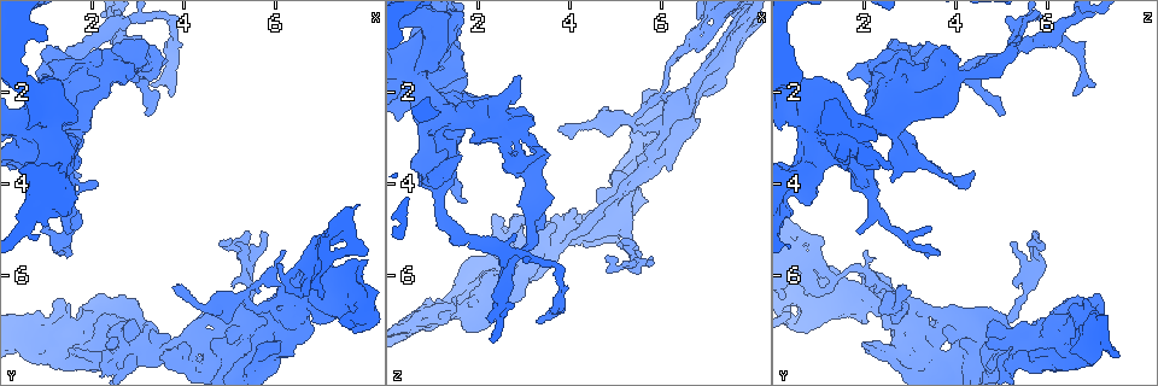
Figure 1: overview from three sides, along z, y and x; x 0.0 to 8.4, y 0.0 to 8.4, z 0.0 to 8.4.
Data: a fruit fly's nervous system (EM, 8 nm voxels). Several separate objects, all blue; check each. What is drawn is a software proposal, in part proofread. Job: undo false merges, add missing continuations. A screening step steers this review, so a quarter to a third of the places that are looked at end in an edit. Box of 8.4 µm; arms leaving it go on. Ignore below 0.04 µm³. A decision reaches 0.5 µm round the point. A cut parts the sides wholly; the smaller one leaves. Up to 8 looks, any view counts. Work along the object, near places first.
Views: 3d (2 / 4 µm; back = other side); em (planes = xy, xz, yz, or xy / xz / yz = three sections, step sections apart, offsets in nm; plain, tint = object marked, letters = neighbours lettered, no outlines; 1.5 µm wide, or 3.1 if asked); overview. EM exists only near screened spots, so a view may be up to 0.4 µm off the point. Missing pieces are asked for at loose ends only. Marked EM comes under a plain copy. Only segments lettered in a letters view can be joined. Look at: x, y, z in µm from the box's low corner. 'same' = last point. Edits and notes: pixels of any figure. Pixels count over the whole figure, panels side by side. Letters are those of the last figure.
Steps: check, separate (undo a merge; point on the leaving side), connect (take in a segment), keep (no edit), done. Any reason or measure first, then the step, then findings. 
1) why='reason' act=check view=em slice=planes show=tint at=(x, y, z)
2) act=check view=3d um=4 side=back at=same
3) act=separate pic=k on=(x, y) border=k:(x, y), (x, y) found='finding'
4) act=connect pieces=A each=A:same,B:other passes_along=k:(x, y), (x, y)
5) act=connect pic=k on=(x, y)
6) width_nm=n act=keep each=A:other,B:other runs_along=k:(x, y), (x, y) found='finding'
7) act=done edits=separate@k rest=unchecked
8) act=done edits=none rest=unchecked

act=check view=3d um=2 at=(6.10, 5.85, 1.80)

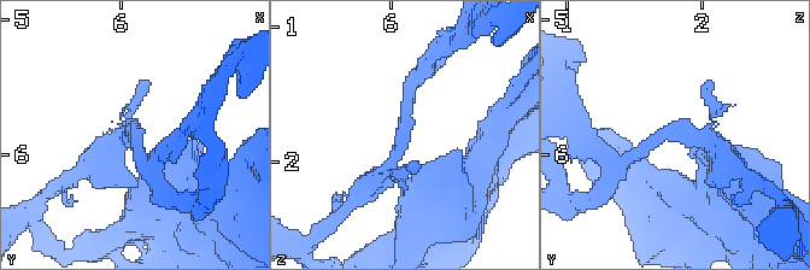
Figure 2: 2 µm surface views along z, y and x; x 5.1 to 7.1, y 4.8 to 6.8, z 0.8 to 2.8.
why='need the tissue' act=check view=em slice=xy step=4 show=tint at=(6.06, 5.84, 1.86)

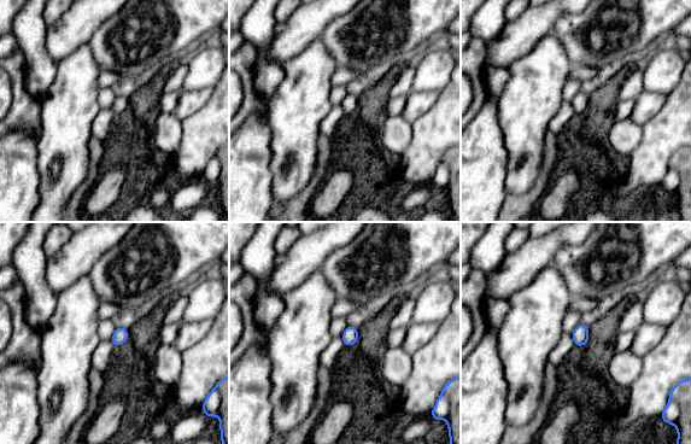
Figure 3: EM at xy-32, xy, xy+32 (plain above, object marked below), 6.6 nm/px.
why='another direction' act=check view=em slice=planes show=letters at=same

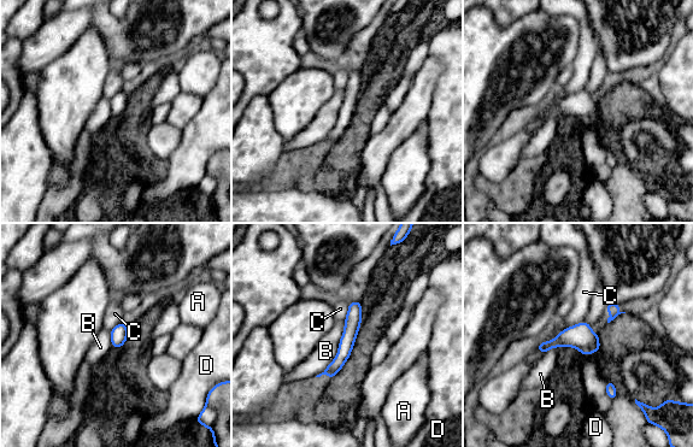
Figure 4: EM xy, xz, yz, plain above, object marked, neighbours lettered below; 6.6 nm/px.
width_nm=110 act=keep each=A:other,B:other,C:other,D:other runs_along=4:(357, 304), (345, 351), (330, 374) found='one neuron here'

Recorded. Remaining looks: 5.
why='an open end' act=check view=3d um=4 side=back at=(3.80, 6.30, 2.80)

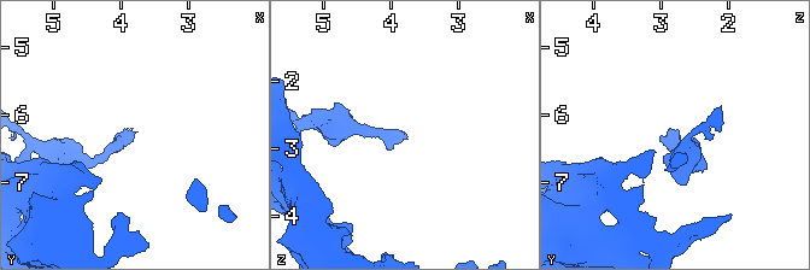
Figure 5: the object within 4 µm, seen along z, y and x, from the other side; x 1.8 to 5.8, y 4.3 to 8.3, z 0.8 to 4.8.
why='shape alone is not enough' act=check view=em slice=xy step=4 show=letters at=(3.75, 6.25, 2.85)

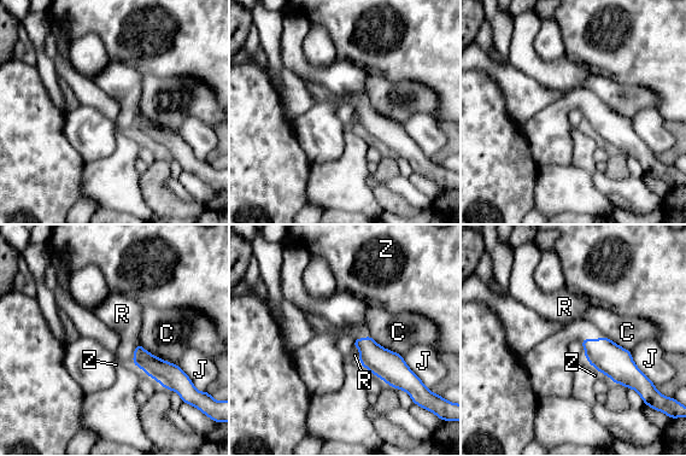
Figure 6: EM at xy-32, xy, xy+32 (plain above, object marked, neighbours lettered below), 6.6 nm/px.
why='another direction' act=check view=em slice=yz step=4 show=letters at=same

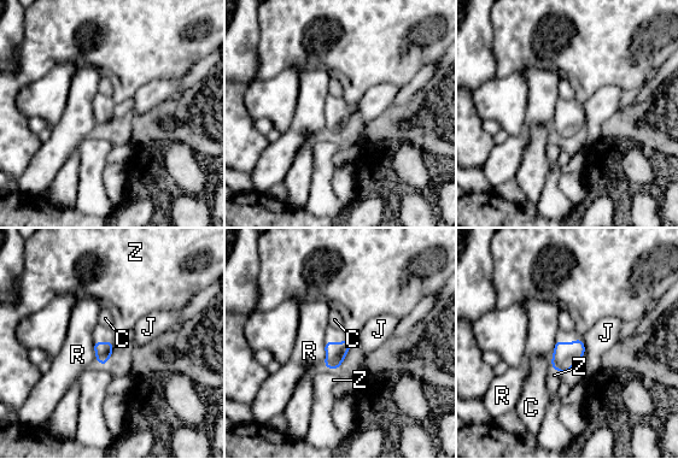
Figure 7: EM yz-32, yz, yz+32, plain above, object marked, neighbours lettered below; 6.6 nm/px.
act=keep each=C:other,J:other,R:other,Z:other border=7:(554, 369), (563, 374) found='none of them fits'

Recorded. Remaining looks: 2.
why='branch stops here' act=check view=em slice=xz step=4 show=letters at=(5.10, 6.20, 5.30)

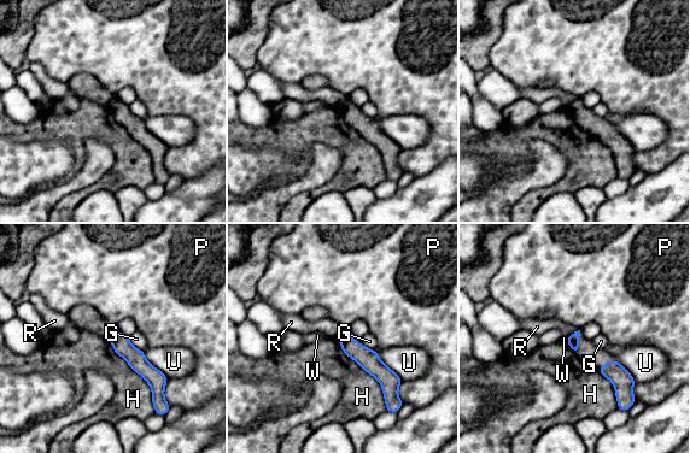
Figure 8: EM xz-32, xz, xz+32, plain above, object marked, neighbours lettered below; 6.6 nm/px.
act=keep each=G:other,H:other,P:other,R:other,U:other,W:other found='none of them fits'

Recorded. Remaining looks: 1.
act=done edits=none rest=unchecked

